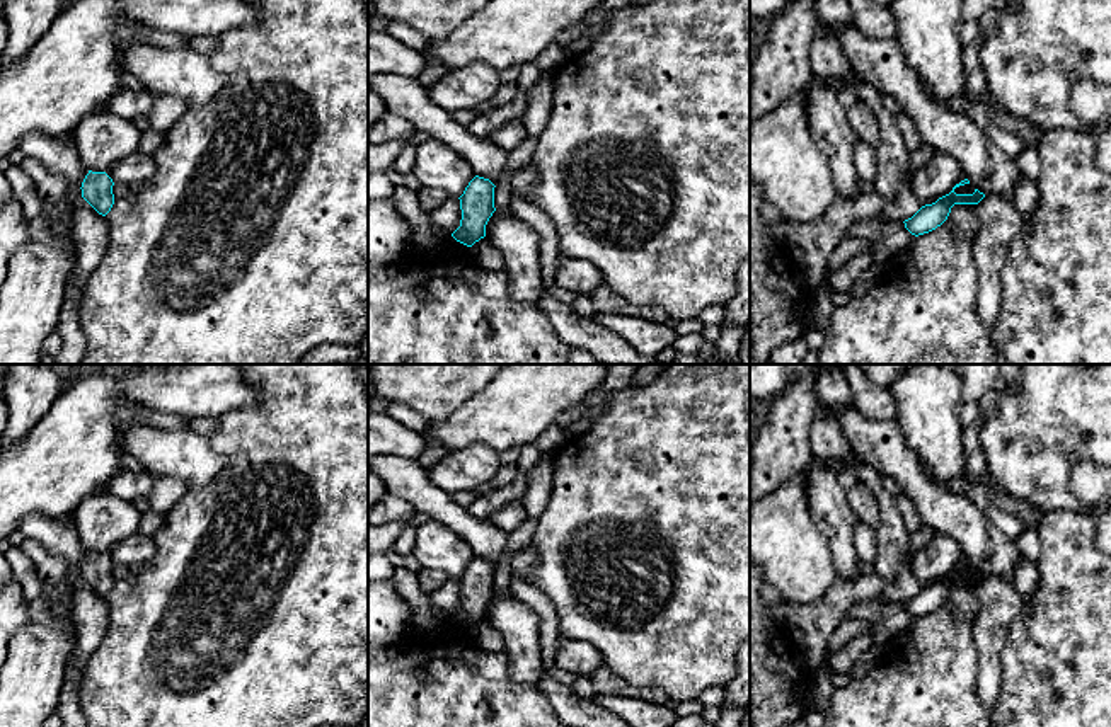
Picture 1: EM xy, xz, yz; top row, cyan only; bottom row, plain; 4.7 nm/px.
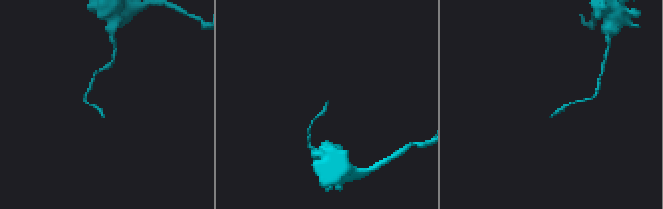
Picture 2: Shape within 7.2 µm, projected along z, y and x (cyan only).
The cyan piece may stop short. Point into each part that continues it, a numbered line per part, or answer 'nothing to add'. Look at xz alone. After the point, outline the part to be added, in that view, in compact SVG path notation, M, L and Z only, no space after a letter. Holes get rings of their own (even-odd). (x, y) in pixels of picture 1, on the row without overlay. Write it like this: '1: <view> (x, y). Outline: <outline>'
nothing to add

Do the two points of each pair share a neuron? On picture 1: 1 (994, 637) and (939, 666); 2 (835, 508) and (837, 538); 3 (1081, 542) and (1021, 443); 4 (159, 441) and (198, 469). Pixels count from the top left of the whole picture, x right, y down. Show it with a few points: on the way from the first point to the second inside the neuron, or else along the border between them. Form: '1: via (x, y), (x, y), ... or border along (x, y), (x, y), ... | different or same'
1: border along (980, 608), (973, 623), (975, 688) | different
2: via (835, 515), (837, 532) | same
3: border along (1087, 513), (1050, 509), (1043, 515) | different
4: via (169, 452), (183, 453), (188, 458) | same

